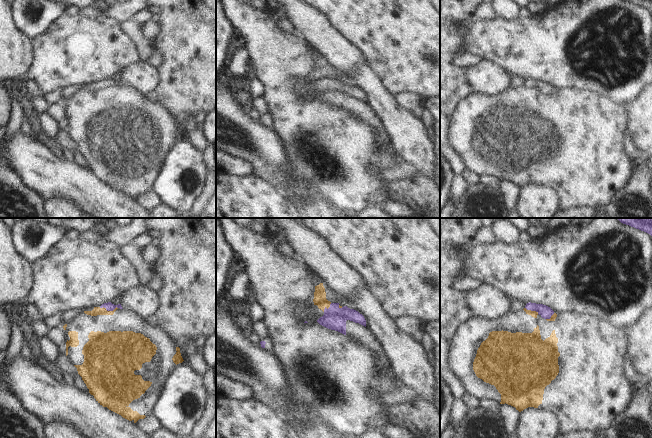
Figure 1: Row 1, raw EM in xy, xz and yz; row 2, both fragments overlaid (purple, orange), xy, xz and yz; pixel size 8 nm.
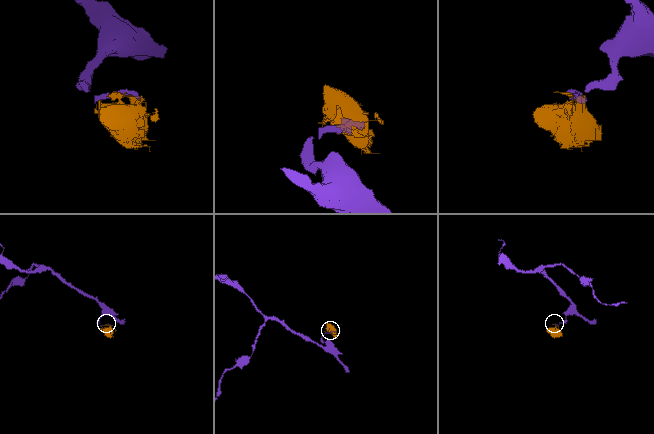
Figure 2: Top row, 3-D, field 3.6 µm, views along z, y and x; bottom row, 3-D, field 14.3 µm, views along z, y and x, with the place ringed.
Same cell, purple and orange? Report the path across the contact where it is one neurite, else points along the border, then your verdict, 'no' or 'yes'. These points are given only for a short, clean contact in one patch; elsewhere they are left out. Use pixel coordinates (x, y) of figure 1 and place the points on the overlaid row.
no

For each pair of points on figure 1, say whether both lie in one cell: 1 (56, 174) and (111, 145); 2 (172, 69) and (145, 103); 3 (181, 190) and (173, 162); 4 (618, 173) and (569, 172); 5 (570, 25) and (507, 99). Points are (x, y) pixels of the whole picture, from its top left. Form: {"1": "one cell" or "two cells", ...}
{"1": "two cells", "2": "two cells", "3": "one cell", "4": "one cell", "5": "two cells"}

